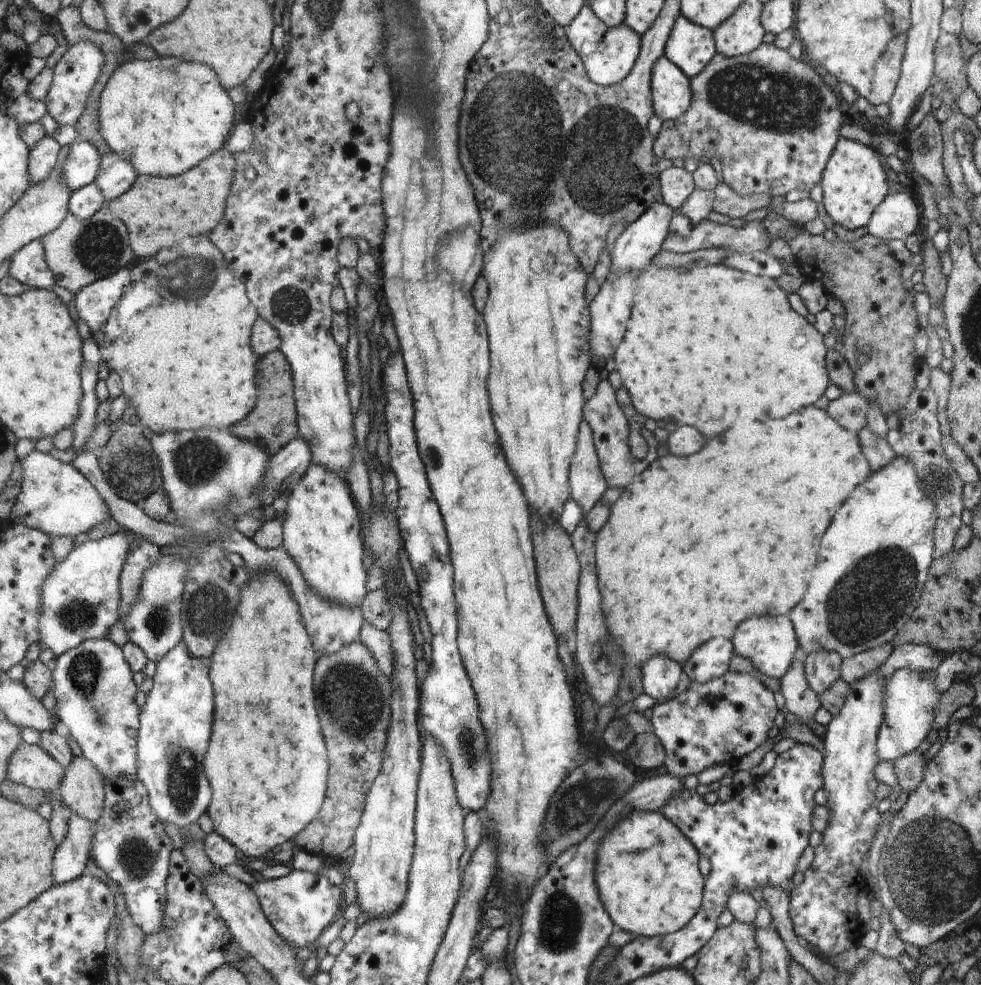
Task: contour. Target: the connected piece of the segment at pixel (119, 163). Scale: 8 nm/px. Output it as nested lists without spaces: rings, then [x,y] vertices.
[[[118,153],[106,154],[96,184],[102,188],[106,202],[114,202],[136,184],[140,175],[130,160],[124,160]]]

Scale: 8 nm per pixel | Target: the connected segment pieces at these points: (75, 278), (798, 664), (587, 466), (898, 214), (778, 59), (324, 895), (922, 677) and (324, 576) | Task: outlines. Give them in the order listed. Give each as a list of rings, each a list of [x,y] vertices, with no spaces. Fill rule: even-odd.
[[[105,206],[88,220],[82,220],[70,211],[66,222],[58,230],[45,236],[43,241],[47,248],[48,264],[55,272],[57,285],[67,288],[73,295],[100,279],[132,266],[130,264],[137,255],[132,246],[128,225],[109,206]]]
[[[799,655],[794,659],[791,668],[788,668],[787,674],[780,679],[780,684],[786,712],[792,712],[802,724],[812,722],[822,702],[811,685],[807,683],[803,659]]]
[[[582,422],[578,431],[576,452],[569,468],[571,498],[587,513],[608,490],[608,482],[604,478],[592,431],[587,422]]]
[[[906,190],[890,192],[871,216],[868,232],[880,240],[905,241],[910,234],[915,234],[918,224],[920,212],[916,200]]]
[[[763,44],[748,55],[727,57],[717,53],[700,75],[690,78],[692,105],[676,120],[662,122],[654,151],[658,159],[715,157],[721,162],[723,182],[738,196],[786,196],[790,190],[812,190],[823,176],[840,138],[842,110],[834,92],[804,62],[794,60],[788,49]]]
[[[292,869],[288,876],[256,881],[249,887],[259,897],[264,916],[270,921],[272,928],[284,938],[284,942],[288,942],[296,950],[304,946],[313,948],[312,942],[318,940],[318,936],[332,922],[342,900],[340,888],[334,884],[330,888],[330,882],[326,876],[296,869]]]
[[[900,668],[885,680],[883,703],[886,721],[879,728],[878,734],[880,760],[893,762],[901,756],[910,754],[928,736],[934,722],[934,710],[938,708],[938,696],[940,696],[936,692],[935,678],[935,671],[922,673]]]
[[[311,462],[300,482],[291,490],[282,515],[283,544],[303,572],[312,592],[350,608],[361,608],[366,596],[366,570],[362,566],[364,550],[360,542],[360,520],[344,478]]]

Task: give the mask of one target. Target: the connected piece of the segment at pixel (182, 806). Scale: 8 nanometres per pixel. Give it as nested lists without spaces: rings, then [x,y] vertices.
[[[183,641],[157,664],[153,677],[155,686],[148,694],[148,702],[142,708],[141,729],[139,732],[138,776],[150,792],[154,812],[166,824],[176,824],[181,830],[190,830],[192,824],[200,822],[214,800],[214,789],[208,774],[205,760],[214,732],[216,712],[216,689],[212,682],[212,659],[198,658],[193,655],[186,641]]]

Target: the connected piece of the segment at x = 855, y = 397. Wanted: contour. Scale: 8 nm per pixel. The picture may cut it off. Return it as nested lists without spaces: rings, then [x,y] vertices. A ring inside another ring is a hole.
[[[842,393],[830,401],[825,409],[832,420],[837,421],[844,428],[858,432],[867,424],[869,402],[858,393]]]

